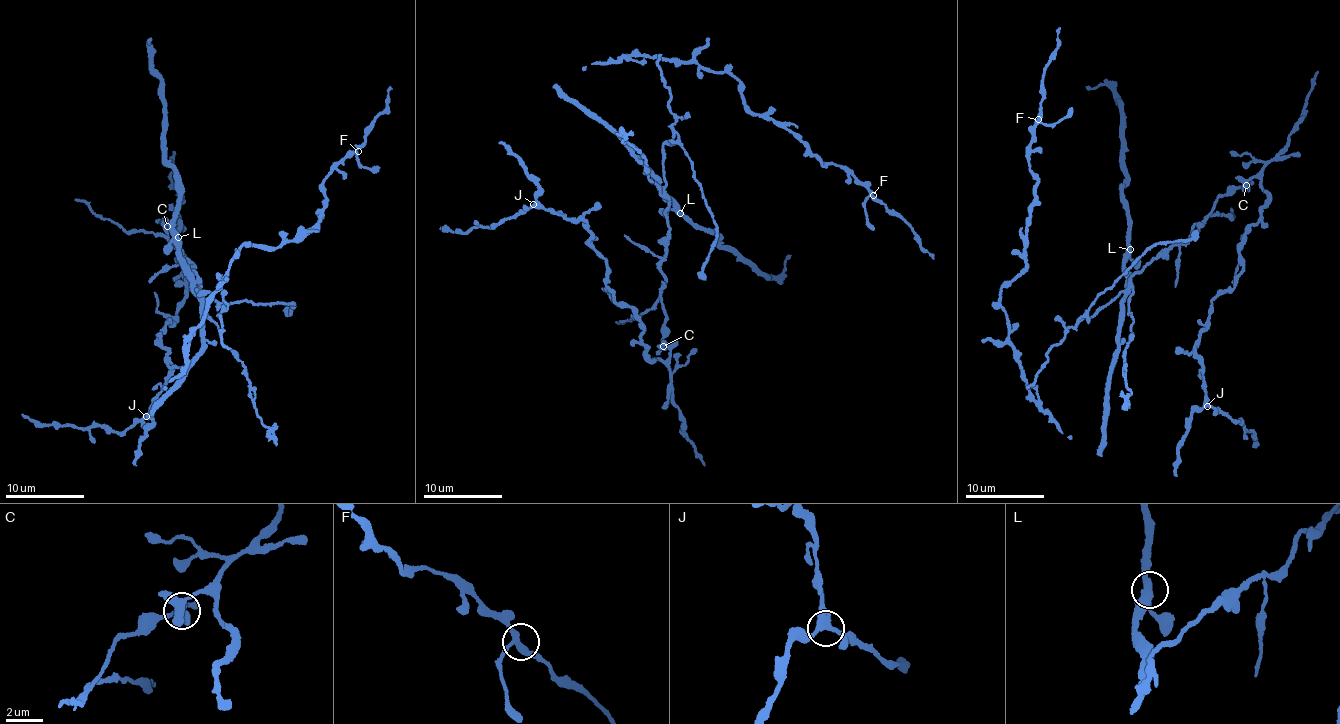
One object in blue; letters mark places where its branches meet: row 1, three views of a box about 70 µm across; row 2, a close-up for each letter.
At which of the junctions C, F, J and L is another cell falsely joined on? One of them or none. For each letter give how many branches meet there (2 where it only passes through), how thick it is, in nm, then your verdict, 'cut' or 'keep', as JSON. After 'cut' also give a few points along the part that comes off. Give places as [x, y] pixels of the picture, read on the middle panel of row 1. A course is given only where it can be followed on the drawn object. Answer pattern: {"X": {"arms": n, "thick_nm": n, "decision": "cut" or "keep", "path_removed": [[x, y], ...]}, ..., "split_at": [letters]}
{"C": {"arms": 3, "thick_nm": 360, "decision": "cut", "path_removed": [[663, 346], [666, 314], [660, 268], [668, 228], [665, 144], [672, 142], [675, 133], [716, 232], [701, 279]]}, "F": {"arms": 3, "thick_nm": 280, "decision": "keep"}, "J": {"arms": 3, "thick_nm": 300, "decision": "keep"}, "L": {"arms": 3, "thick_nm": 400, "decision": "keep"}, "split_at": ["C"]}

